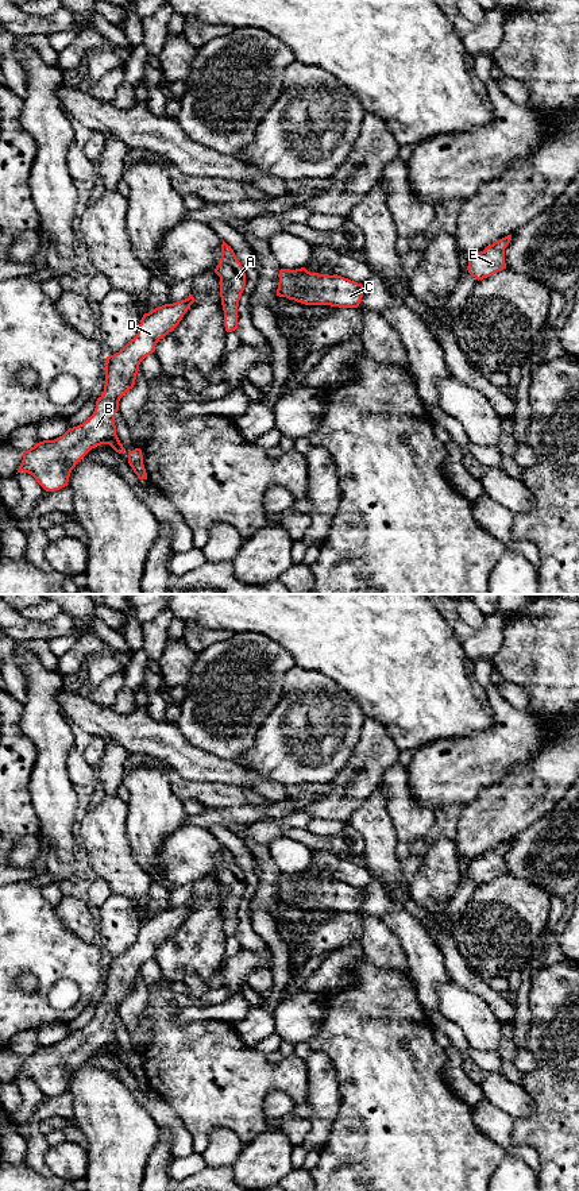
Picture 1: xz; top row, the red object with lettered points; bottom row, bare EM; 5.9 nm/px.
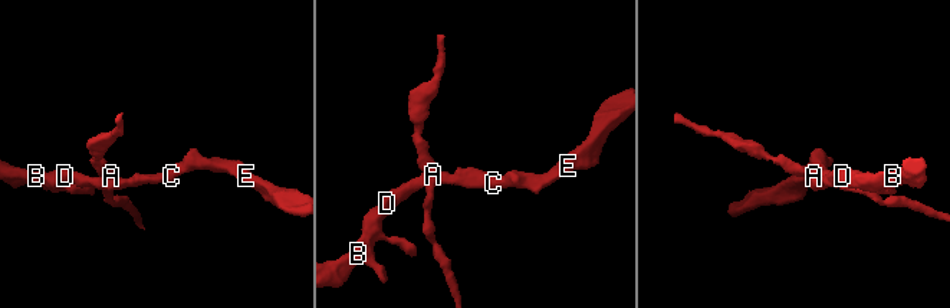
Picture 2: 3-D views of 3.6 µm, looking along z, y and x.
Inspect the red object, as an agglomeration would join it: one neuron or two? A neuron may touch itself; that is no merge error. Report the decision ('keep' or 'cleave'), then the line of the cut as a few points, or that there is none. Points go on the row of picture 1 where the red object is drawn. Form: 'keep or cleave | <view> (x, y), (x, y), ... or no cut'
cleave | xz (222, 277), (224, 292), (220, 296)

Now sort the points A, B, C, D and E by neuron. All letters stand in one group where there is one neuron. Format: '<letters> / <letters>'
A / B C D E

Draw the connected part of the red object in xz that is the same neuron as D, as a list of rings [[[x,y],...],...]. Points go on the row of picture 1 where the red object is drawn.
[[[190,294],[144,313],[136,336],[119,352],[107,356],[104,392],[96,401],[93,415],[62,436],[39,442],[24,451],[18,473],[28,473],[46,492],[55,492],[67,486],[72,470],[92,448],[109,444],[116,452],[124,452],[115,425],[119,401],[134,388],[140,362],[180,324],[193,302]]]

